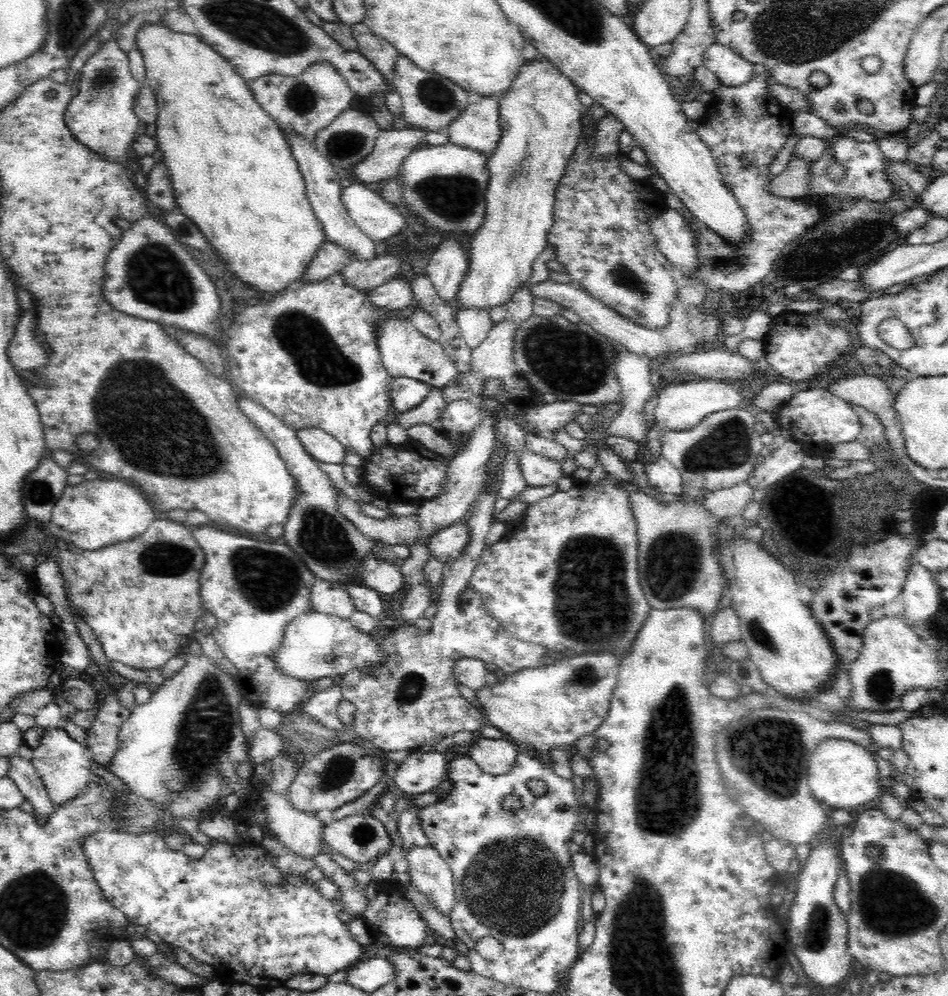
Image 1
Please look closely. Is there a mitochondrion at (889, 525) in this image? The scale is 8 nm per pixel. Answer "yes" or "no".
no

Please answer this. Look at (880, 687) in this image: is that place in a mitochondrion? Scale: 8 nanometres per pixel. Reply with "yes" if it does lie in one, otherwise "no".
yes

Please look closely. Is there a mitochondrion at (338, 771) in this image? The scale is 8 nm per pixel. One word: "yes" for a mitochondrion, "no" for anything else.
yes

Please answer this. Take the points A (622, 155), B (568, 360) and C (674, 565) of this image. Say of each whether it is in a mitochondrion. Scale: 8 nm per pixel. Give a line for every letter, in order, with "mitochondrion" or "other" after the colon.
A: other
B: mitochondrion
C: mitochondrion

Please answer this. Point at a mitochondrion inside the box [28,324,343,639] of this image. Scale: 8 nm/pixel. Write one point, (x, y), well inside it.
(135, 397)

